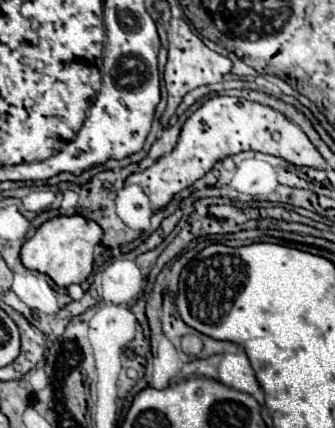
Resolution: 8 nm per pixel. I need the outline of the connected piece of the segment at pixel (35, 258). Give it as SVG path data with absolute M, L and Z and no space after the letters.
M59 215L45 221L33 237L29 237L21 247L21 261L27 269L49 275L59 287L71 283L83 283L93 271L93 249L101 241L103 229L81 215Z

